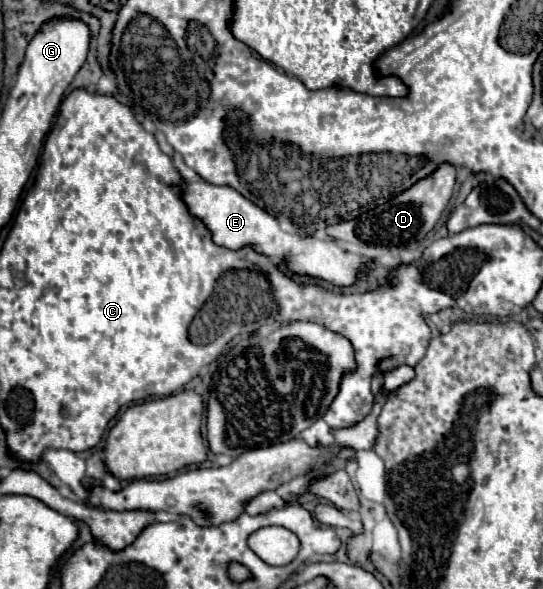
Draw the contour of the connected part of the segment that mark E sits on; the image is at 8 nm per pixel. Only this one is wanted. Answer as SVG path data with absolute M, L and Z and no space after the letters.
M204 181L202 183L186 183L184 201L186 201L190 213L194 217L202 219L204 225L212 231L214 243L228 247L228 249L240 249L250 243L256 251L260 251L272 259L286 261L288 267L300 275L322 277L338 287L348 287L354 283L354 277L356 277L356 271L360 269L360 265L366 265L370 261L368 257L360 257L356 253L342 249L336 241L316 239L316 237L300 237L300 235L282 231L278 221L270 213L256 207L252 201L242 197L232 187L218 187L218 185L204 183Z

